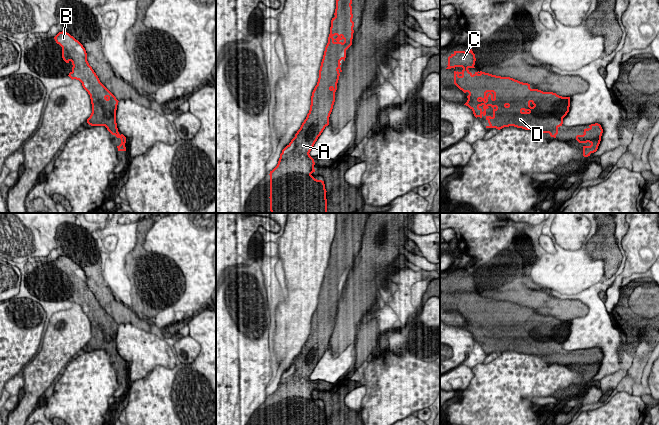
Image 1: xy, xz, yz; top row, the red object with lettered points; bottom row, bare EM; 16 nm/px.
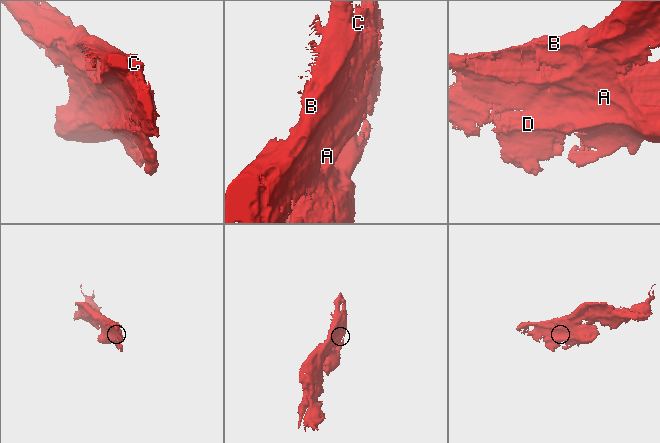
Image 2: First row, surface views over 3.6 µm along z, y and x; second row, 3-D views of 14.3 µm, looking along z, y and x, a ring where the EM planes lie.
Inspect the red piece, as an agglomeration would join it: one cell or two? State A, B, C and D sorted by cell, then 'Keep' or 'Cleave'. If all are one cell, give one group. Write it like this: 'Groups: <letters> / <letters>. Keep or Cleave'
Groups: A B C D. Keep

